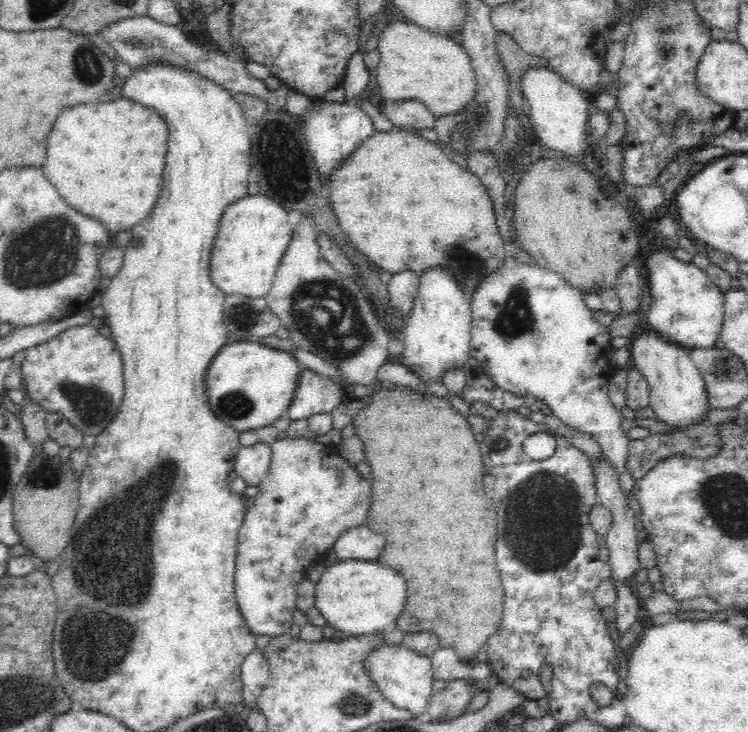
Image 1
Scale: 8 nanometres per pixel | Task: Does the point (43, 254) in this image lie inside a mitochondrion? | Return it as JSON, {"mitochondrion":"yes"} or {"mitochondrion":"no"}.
{"mitochondrion":"yes"}

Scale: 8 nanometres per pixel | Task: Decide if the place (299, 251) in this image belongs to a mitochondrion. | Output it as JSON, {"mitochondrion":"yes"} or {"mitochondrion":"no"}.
{"mitochondrion":"no"}

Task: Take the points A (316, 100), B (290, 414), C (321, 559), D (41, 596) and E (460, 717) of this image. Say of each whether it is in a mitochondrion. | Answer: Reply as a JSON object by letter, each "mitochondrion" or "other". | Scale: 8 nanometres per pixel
{"A":"other","B":"other","C":"other","D":"other","E":"other"}

